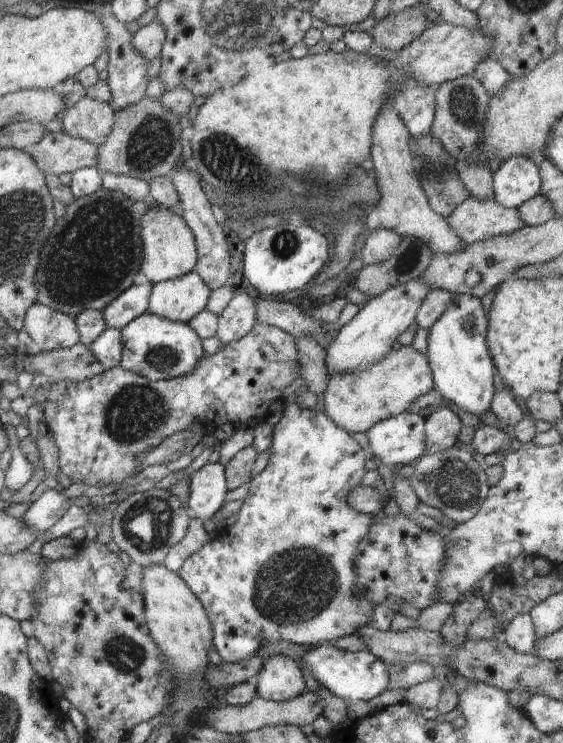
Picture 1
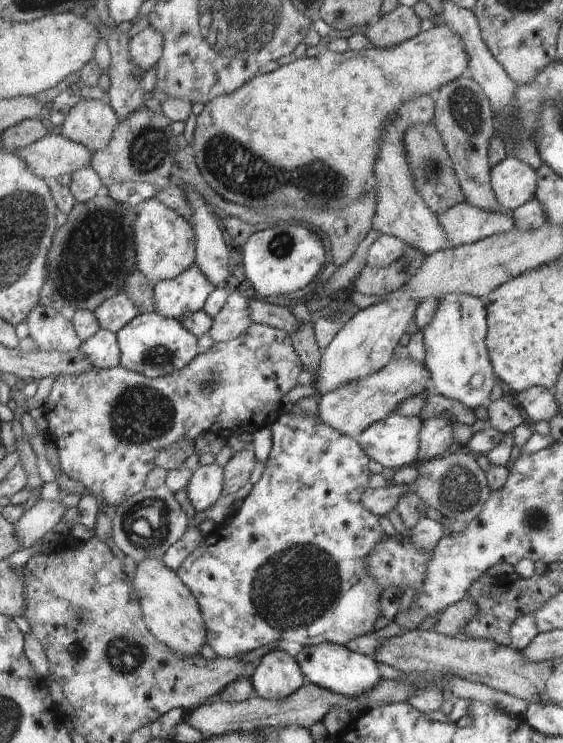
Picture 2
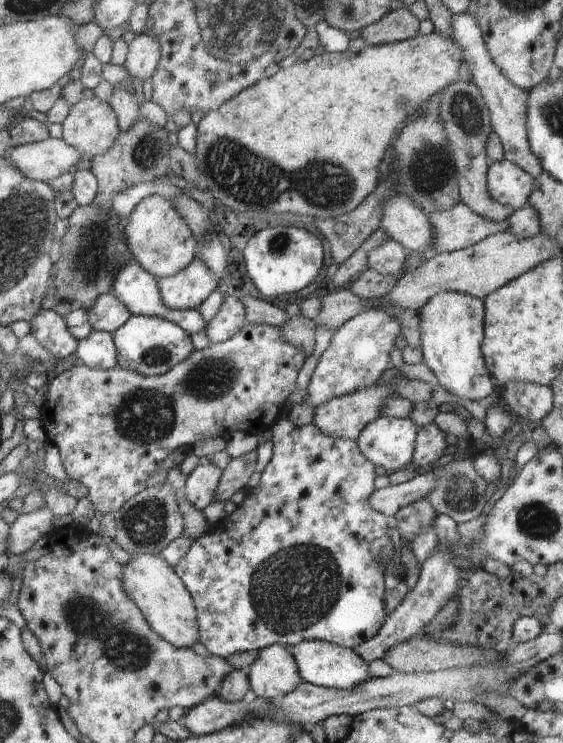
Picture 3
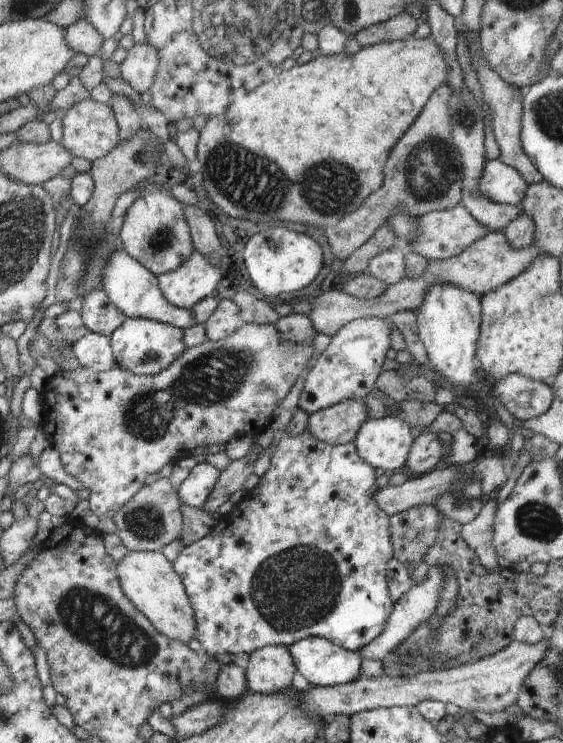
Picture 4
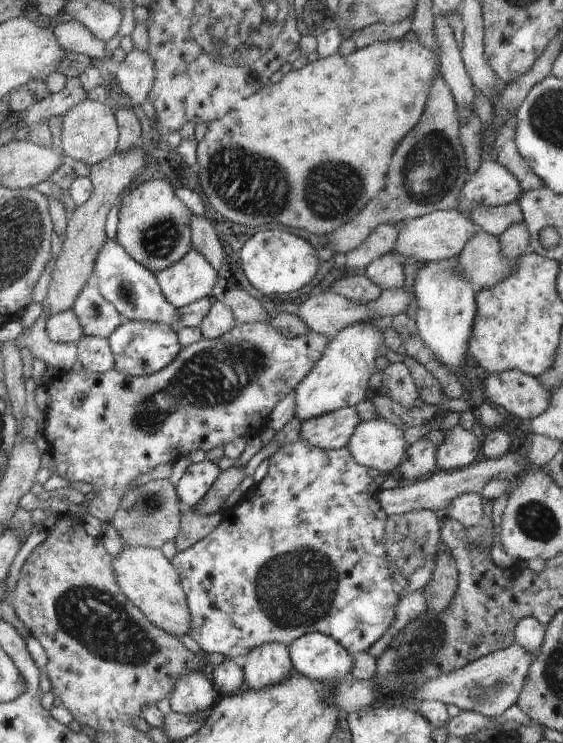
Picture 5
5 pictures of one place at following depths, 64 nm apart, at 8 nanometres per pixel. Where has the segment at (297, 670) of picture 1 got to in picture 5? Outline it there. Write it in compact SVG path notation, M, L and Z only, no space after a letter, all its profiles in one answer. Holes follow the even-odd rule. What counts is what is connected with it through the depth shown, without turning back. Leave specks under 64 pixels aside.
M263 644L247 654L247 662L241 668L243 682L249 690L261 690L283 682L291 676L293 666L289 662L289 652L279 644Z

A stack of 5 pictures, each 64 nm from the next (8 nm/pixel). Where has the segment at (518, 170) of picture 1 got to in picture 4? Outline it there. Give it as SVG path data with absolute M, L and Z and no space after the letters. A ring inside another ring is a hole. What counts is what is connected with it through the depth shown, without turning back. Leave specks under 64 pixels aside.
M489 160L483 166L483 176L479 178L477 190L495 204L519 206L527 188L529 186L525 184L525 180L519 178L519 174L511 166L499 164L499 160Z

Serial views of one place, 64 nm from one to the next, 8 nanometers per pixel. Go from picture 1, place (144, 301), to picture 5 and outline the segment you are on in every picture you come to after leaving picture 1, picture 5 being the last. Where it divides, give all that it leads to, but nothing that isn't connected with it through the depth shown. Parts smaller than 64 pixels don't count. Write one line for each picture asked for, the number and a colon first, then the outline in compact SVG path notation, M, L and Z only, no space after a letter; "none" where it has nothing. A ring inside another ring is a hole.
2: M121 292L117 296L103 300L99 304L99 308L93 310L93 316L95 316L99 328L113 332L113 334L117 334L137 314L139 314L137 306L129 298L125 298L125 294L121 294Z
3: M103 294L95 298L93 308L85 312L93 332L107 332L107 334L113 334L131 318L131 312L127 312L125 306L119 304L119 300L113 294Z
4: M103 290L87 292L85 296L81 296L79 302L81 302L79 306L81 322L91 334L111 336L111 332L115 332L125 322L123 312L119 312L119 308L111 304L111 300L105 296Z
5: M85 286L79 292L71 312L75 314L83 336L97 336L107 340L111 332L125 322L123 316L117 314L115 308L101 298L97 288L91 286Z

